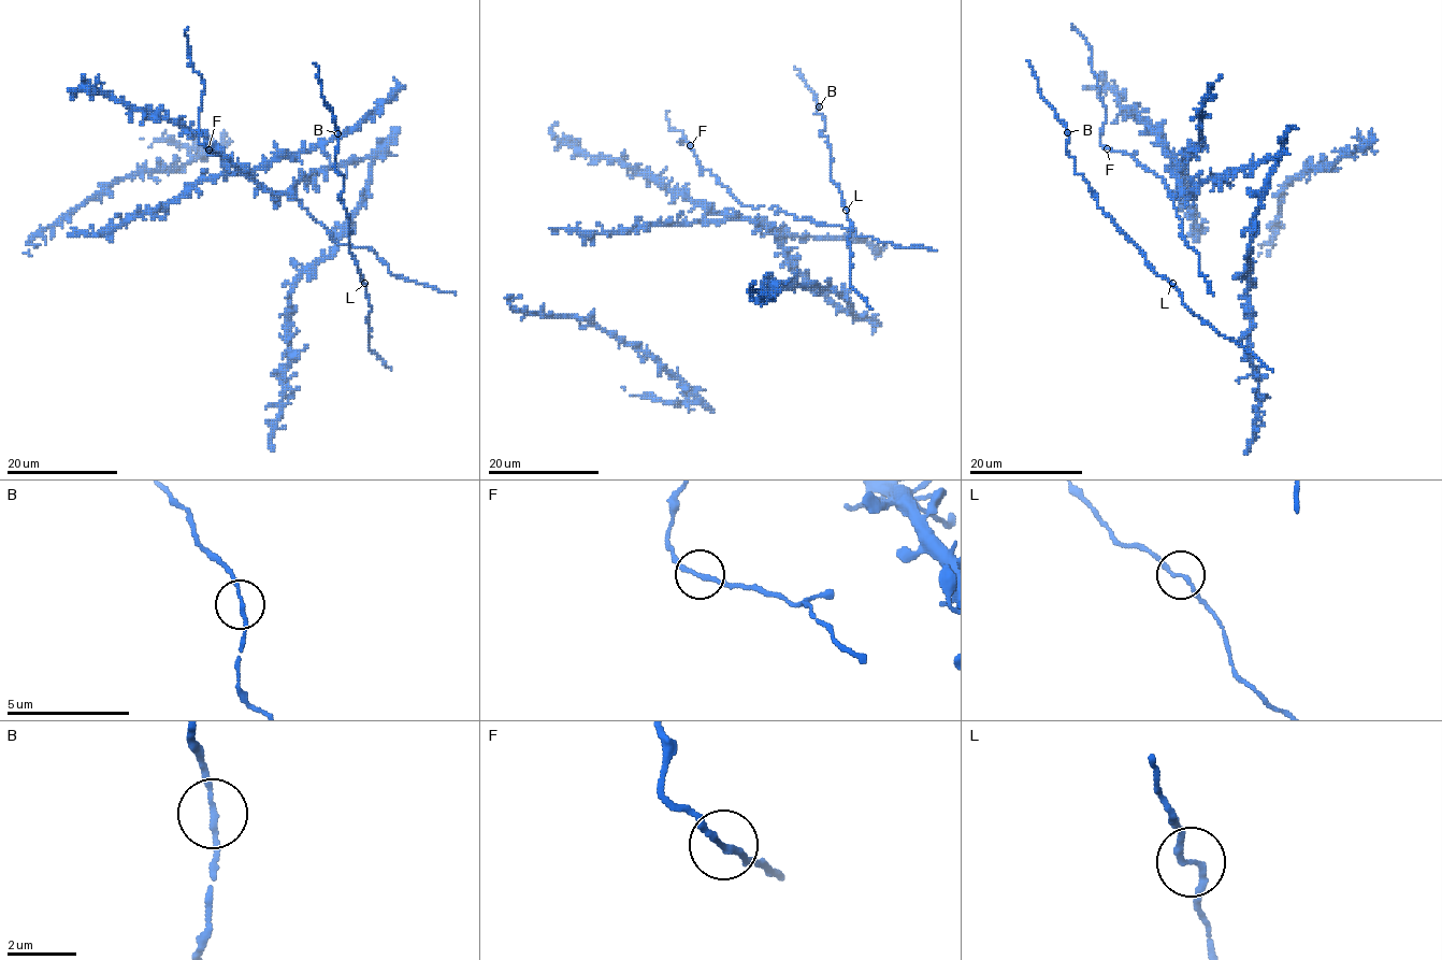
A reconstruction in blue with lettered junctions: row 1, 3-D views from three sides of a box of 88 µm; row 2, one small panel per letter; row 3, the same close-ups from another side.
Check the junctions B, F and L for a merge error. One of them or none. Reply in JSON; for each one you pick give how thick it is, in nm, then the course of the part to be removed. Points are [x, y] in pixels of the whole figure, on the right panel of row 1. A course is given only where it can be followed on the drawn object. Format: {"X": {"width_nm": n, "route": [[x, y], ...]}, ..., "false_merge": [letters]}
{"false_merge": []}

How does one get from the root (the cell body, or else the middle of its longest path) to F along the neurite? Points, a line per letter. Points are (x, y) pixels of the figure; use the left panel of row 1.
F: (267, 189), (227, 157), (207, 149)

